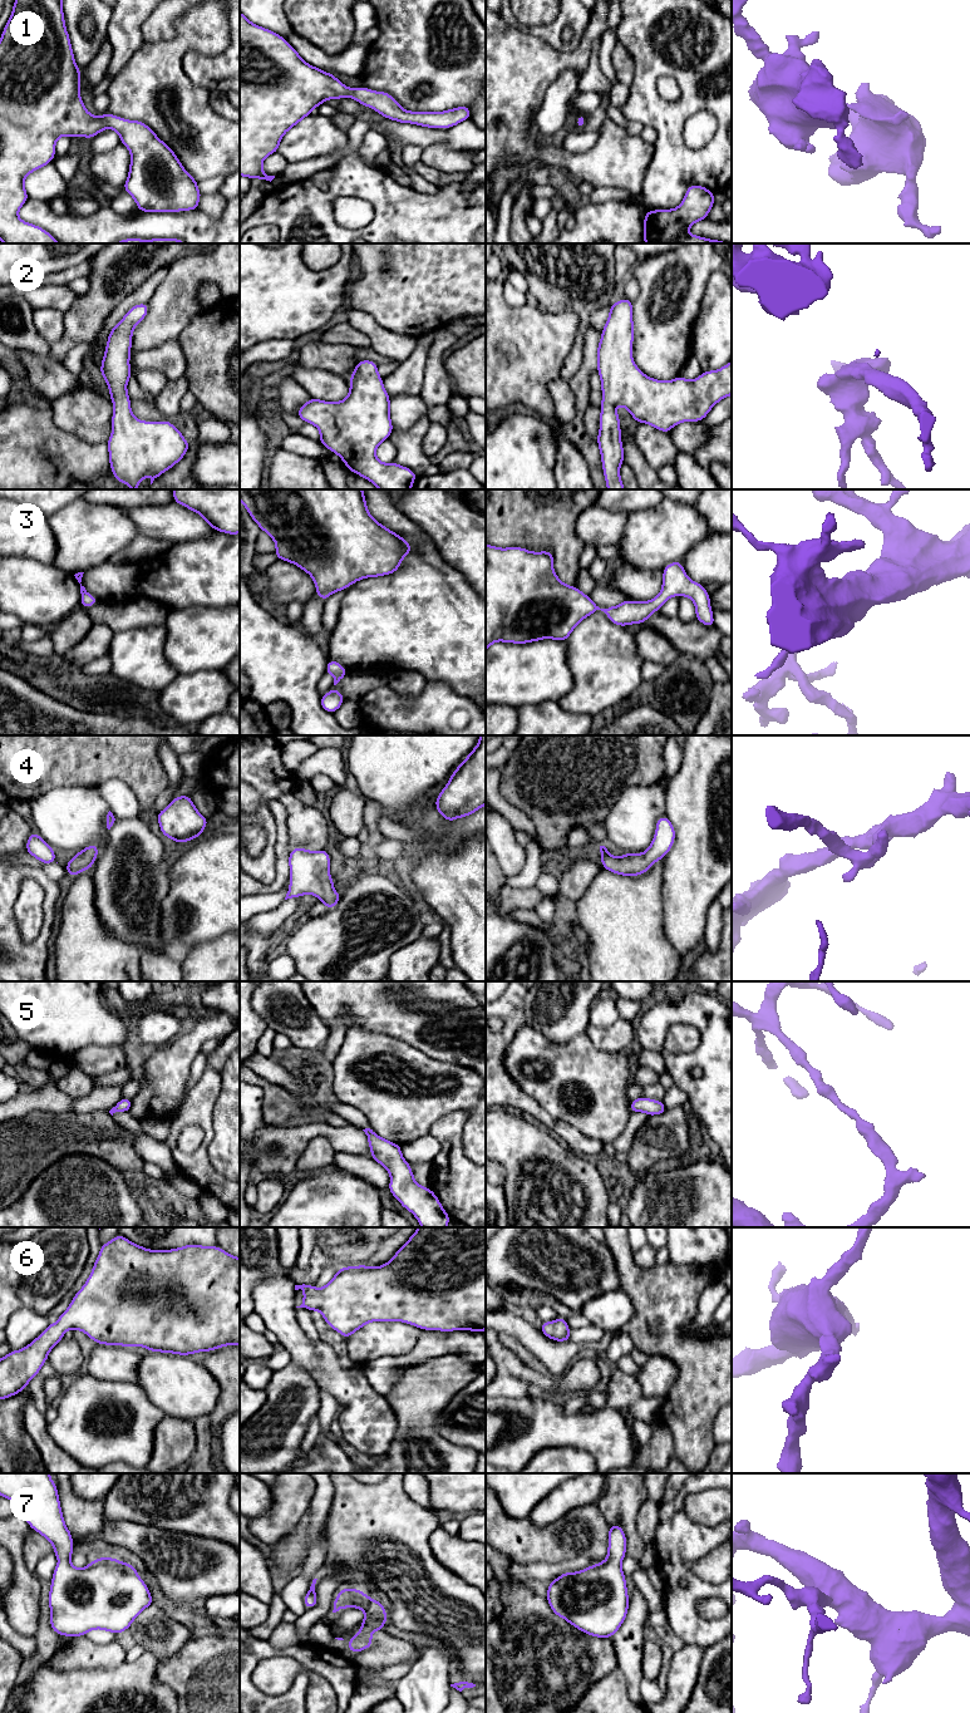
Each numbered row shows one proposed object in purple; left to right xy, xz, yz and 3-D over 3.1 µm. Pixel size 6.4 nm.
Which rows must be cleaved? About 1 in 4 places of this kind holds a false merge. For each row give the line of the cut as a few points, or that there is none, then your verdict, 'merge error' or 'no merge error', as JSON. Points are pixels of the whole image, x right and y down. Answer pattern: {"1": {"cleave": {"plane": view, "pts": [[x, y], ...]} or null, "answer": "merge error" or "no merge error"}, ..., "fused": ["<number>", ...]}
{"1": {"cleave": null, "answer": "no merge error"}, "2": {"cleave": null, "answer": "no merge error"}, "3": {"cleave": null, "answer": "no merge error"}, "4": {"cleave": null, "answer": "no merge error"}, "5": {"cleave": null, "answer": "no merge error"}, "6": {"cleave": null, "answer": "no merge error"}, "7": {"cleave": null, "answer": "no merge error"}, "fused": []}

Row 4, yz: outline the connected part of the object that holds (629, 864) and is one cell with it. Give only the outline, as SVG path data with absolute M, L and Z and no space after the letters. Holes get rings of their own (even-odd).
M663 816L656 821L653 842L644 853L624 853L621 857L614 857L605 846L600 846L602 868L621 876L642 875L666 856L674 840L675 828L670 819Z

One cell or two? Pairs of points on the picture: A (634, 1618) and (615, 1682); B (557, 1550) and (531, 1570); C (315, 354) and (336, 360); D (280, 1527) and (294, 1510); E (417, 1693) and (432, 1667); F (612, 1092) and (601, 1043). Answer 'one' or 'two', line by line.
A: two
B: two
C: one
D: one
E: one
F: two

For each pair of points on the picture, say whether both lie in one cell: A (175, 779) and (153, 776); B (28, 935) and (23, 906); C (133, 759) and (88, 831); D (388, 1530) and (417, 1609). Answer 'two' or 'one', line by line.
A: two
B: one
C: two
D: one

